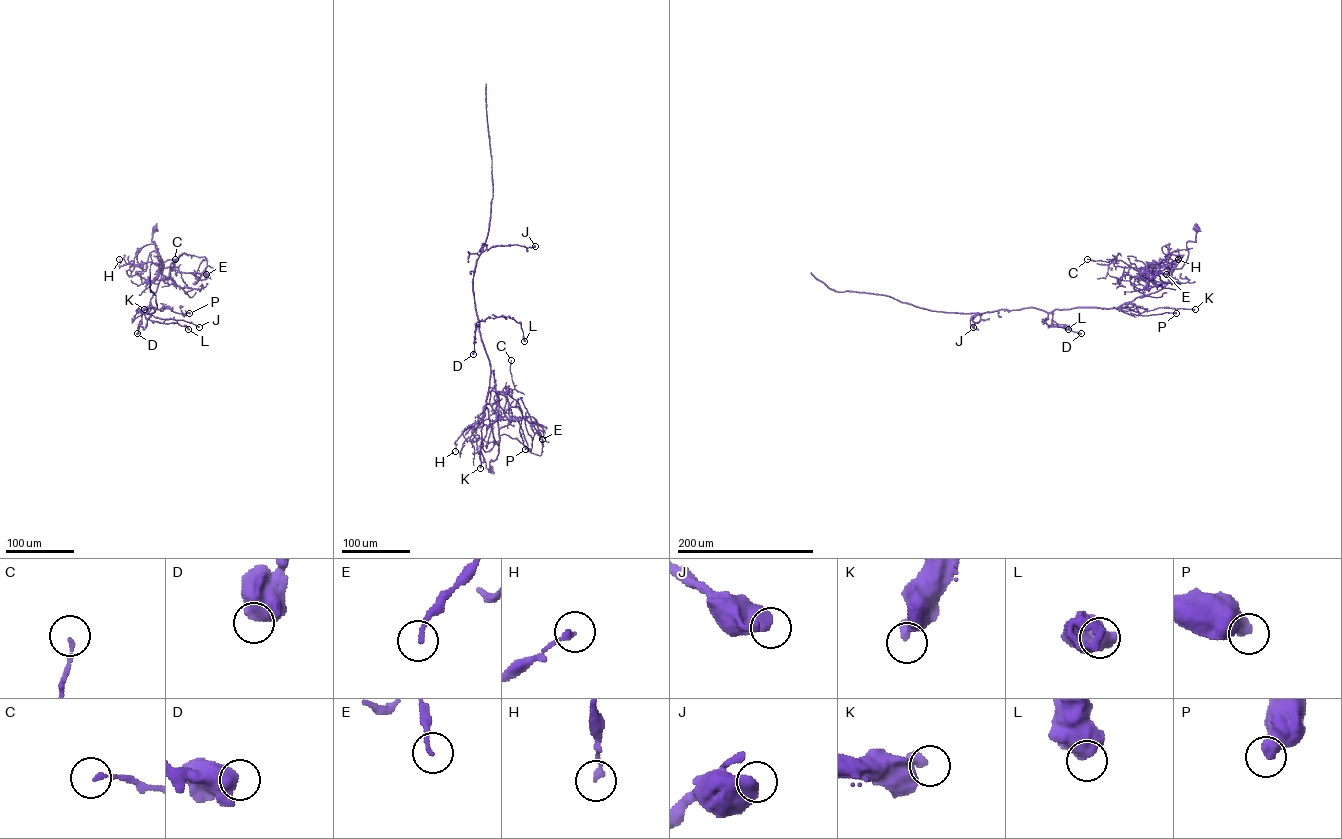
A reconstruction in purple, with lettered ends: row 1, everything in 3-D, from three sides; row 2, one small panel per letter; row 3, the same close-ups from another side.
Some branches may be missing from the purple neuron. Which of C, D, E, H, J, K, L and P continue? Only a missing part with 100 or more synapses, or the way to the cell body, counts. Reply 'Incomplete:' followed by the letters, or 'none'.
Incomplete: none

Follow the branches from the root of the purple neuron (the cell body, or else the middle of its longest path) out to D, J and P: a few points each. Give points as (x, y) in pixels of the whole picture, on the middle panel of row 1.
D: (492, 469), (487, 468), (489, 461), (497, 458), (499, 443), (486, 407), (490, 363), (477, 324), (473, 354)
J: (492, 469), (499, 443), (486, 407), (490, 363), (473, 274), (486, 249), (535, 246)
P: (492, 469), (489, 461), (497, 458), (499, 443), (489, 419), (488, 392), (508, 393), (518, 401), (525, 449)

